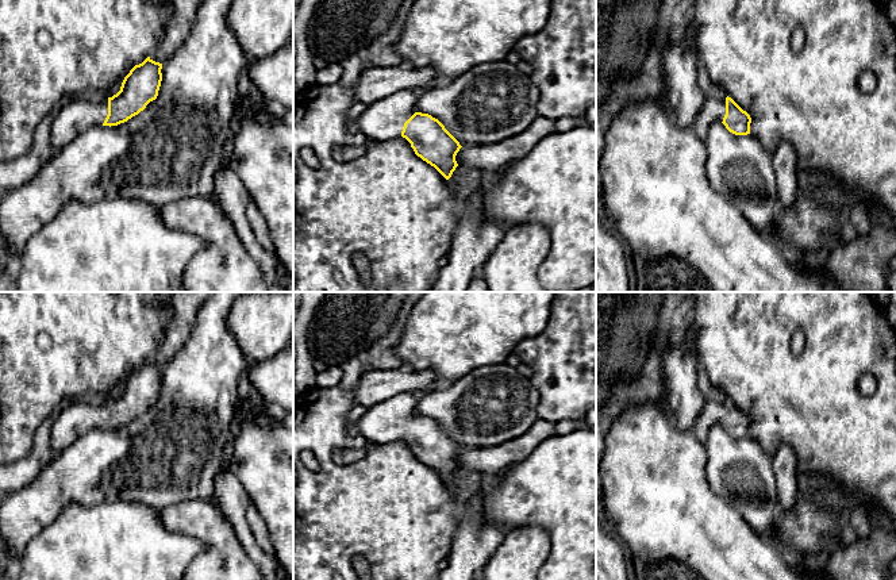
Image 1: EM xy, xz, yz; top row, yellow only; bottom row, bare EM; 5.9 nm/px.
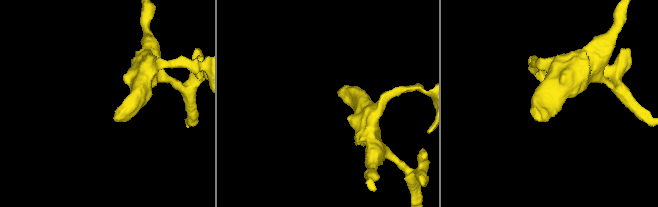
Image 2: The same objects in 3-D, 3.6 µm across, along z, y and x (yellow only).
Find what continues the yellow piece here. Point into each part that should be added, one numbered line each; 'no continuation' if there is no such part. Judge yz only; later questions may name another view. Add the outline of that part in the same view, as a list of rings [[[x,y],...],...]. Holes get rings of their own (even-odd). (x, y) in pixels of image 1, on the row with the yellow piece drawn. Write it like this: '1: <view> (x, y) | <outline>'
1: yz (714, 110) | [[[708,97],[704,101],[703,108],[700,110],[697,119],[693,124],[693,130],[697,137],[705,141],[710,126],[714,122],[723,122],[726,115],[726,99],[714,99]]]

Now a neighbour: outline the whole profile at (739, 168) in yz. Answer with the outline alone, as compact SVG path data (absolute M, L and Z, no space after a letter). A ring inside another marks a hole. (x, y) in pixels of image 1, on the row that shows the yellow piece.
M722 122L710 126L707 138L707 177L711 188L731 201L765 238L780 247L787 245L777 237L776 215L780 210L773 154L751 134L735 135Z

